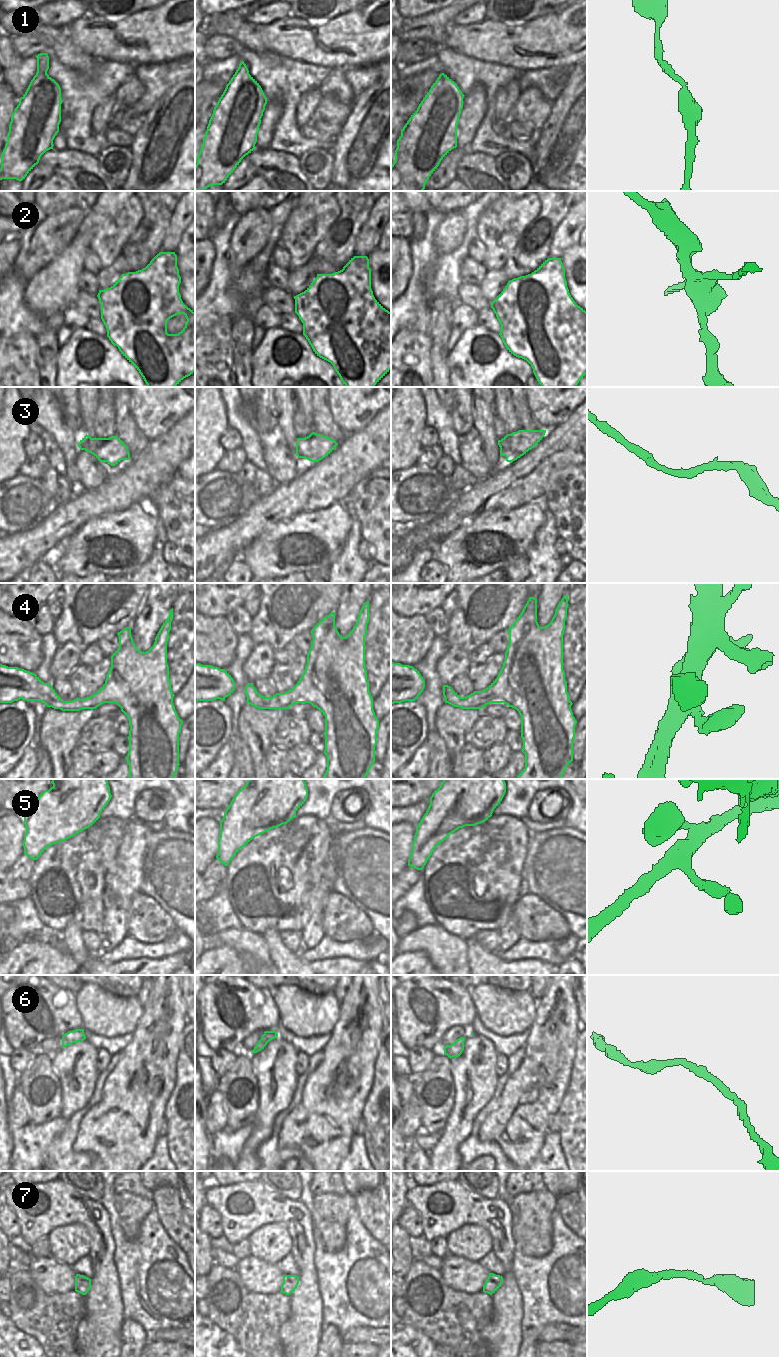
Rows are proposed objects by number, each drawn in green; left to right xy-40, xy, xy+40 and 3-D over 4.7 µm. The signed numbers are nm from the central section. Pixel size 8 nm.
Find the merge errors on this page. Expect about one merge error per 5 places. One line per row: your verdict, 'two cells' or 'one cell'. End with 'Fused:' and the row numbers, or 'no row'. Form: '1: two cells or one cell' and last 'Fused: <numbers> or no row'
1: one cell
2: two cells
3: one cell
4: one cell
5: one cell
6: one cell
7: one cell
Fused: 2

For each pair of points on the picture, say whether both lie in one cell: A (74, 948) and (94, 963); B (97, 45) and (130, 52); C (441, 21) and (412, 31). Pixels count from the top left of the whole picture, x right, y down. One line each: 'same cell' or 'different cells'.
A: same cell
B: same cell
C: same cell

